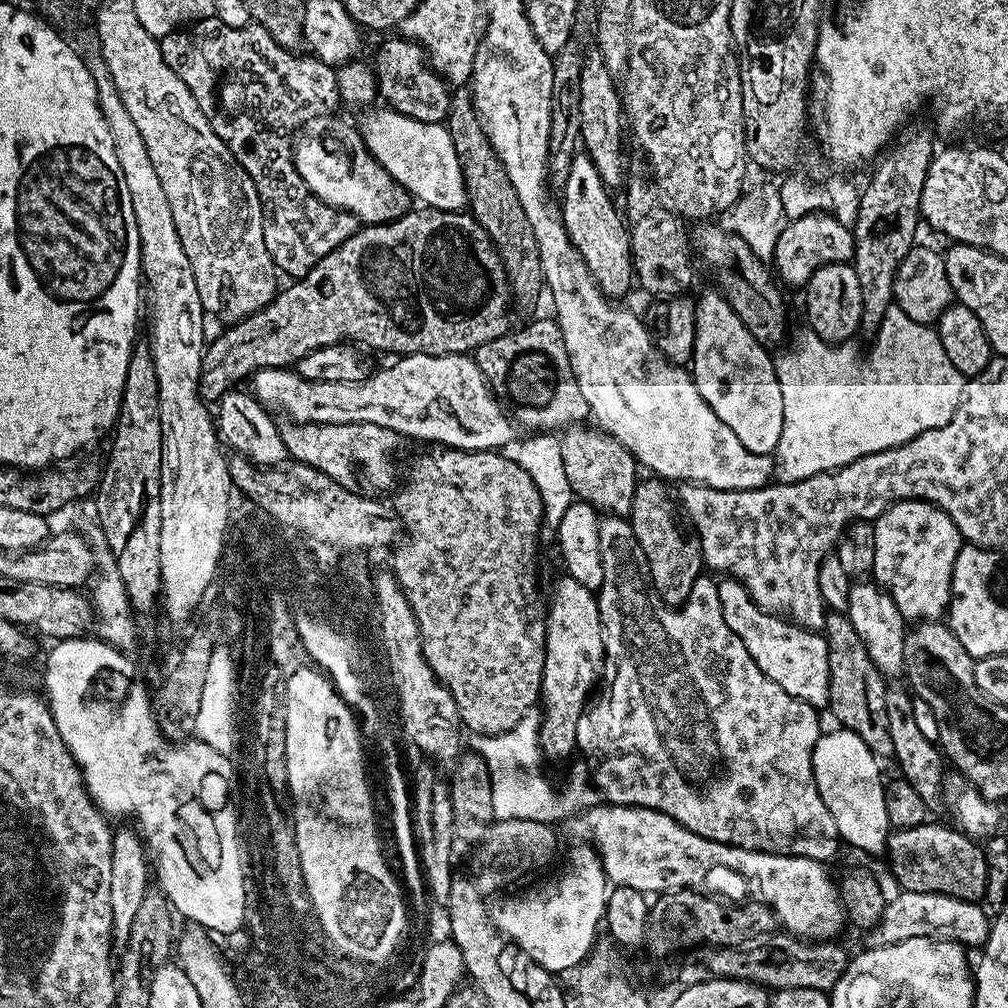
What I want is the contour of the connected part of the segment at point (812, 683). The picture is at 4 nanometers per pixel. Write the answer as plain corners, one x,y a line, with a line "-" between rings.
721,579
719,586
718,598
722,602
722,618
726,618
726,626
730,626
730,630
734,630
734,634
738,634
738,638
742,638
742,642
746,646
750,658
754,658
758,670
762,670
762,674
766,674
766,678
770,678
778,686
782,686
782,690
786,690
786,694
806,702
817,710
827,709
830,698
830,658
828,657
827,639
819,631
799,628
797,624
787,618
763,612
737,580

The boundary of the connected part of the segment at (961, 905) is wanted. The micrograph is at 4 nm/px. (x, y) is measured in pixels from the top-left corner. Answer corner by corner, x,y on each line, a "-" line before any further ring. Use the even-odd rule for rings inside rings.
900,890
897,893
893,900
891,897
885,903
884,916
876,923
876,927
871,929
873,945
897,944
906,942
906,938
930,936
933,940
955,940
961,946
979,949
988,941
990,916
987,916
989,913
979,903
933,892

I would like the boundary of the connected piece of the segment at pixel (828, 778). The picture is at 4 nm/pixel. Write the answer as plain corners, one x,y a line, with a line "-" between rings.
837,727
835,731
825,731
812,751
812,769
814,782
818,786
818,794
822,794
822,802
826,802
826,810
830,810
834,818
836,835
843,843
845,840
850,847
861,848
864,852
883,853
890,835
890,825
886,818
885,781
880,780
881,761
852,729

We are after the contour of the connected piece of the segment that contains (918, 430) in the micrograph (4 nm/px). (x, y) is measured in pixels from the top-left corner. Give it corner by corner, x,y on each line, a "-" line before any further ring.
893,306
886,310
871,344
868,357
860,360
855,343
828,344
804,330
789,352
775,357
785,411
781,441
774,453
781,481
805,480
819,472
832,472
868,454
908,444
915,436
952,420
964,394
966,377
946,358
935,327
914,322
901,308

